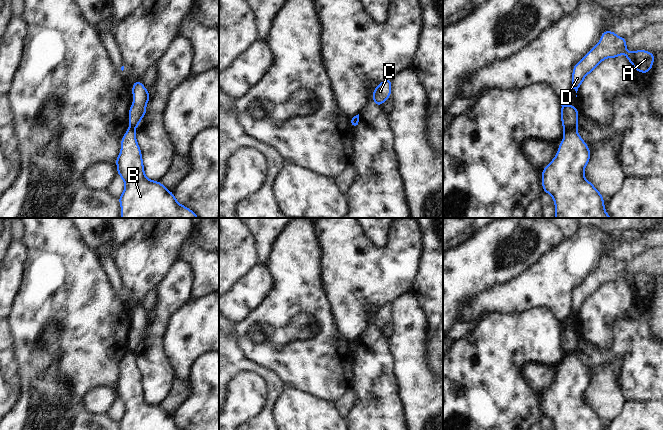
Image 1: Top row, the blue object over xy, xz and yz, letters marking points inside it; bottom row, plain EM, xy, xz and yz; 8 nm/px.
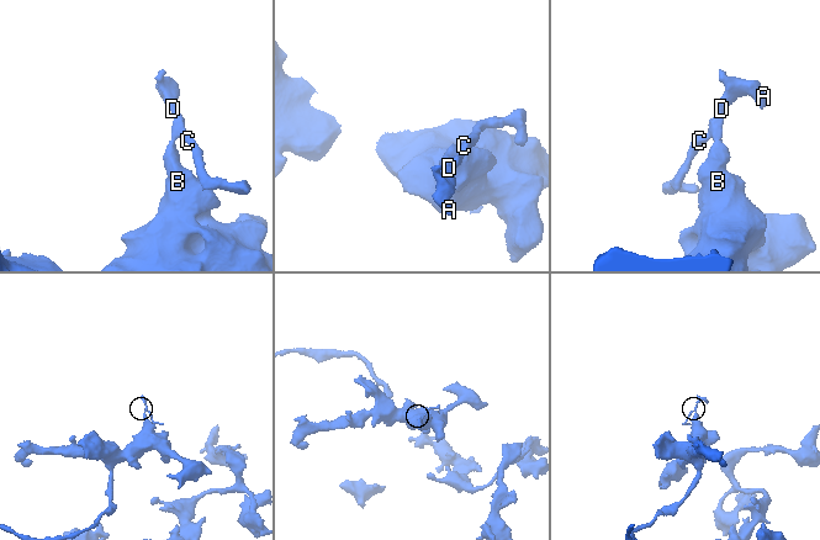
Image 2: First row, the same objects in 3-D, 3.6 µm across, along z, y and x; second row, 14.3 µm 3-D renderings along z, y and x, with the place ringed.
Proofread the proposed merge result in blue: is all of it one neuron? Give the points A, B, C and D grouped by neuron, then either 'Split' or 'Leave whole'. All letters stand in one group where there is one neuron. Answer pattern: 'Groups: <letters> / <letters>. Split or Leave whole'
Groups: A C D / B. Split.

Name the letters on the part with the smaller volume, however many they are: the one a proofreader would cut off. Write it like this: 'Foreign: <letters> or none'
Foreign: A, C, D.

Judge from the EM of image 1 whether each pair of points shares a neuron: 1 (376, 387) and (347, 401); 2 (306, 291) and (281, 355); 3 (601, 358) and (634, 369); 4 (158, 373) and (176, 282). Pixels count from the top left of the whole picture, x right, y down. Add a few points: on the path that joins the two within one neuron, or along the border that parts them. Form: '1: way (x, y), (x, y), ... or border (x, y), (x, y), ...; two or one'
1: border (353, 391), (353, 406), (343, 417); two
2: way (297, 307), (294, 327), (280, 341); one
3: way (610, 356), (623, 356), (627, 360); one
4: way (155, 350), (155, 329), (166, 305); one

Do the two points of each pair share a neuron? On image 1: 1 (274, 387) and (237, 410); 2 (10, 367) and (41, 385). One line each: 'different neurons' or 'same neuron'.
1: different neurons
2: different neurons

